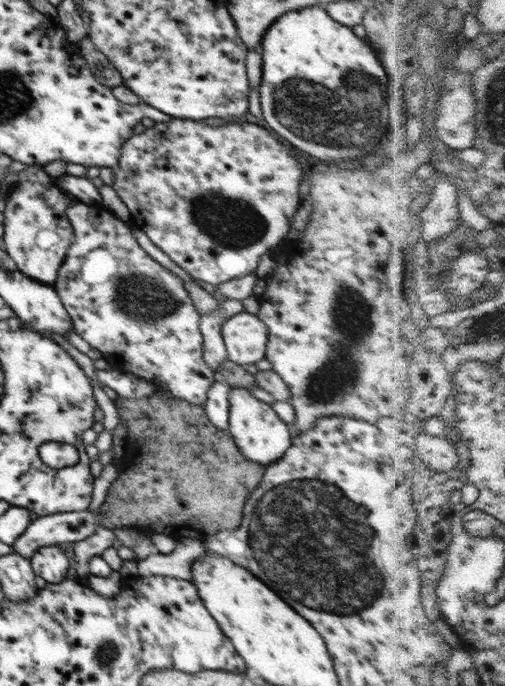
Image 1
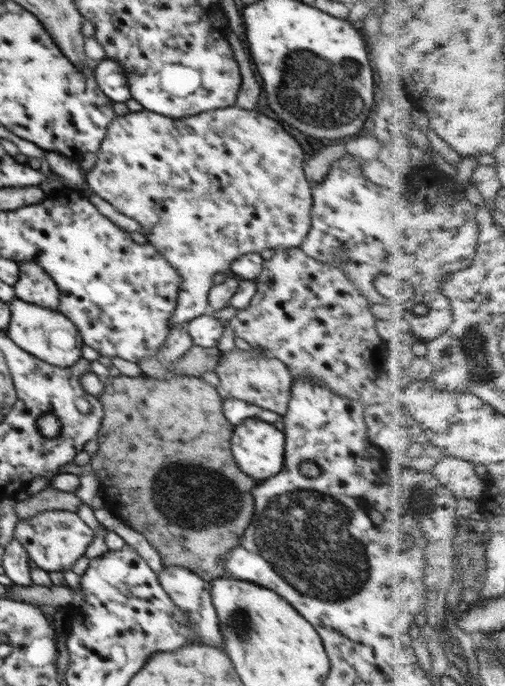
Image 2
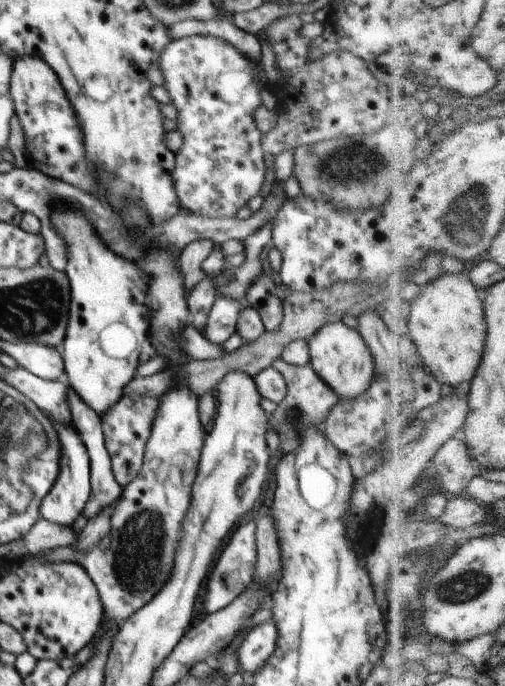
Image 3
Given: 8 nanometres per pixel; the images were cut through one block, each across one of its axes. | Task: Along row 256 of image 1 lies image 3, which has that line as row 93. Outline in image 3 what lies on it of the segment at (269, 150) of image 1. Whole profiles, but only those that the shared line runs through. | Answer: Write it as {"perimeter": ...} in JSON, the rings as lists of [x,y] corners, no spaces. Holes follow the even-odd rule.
{"perimeter":[[[192,35],[173,40],[159,58],[159,68],[164,72],[165,85],[170,93],[172,104],[178,111],[178,130],[183,136],[183,145],[175,151],[175,167],[172,171],[180,208],[201,217],[224,218],[236,213],[251,198],[265,192],[262,188],[266,176],[264,151],[261,136],[255,123],[254,113],[262,106],[262,88],[257,65],[236,47],[222,39]]]}

